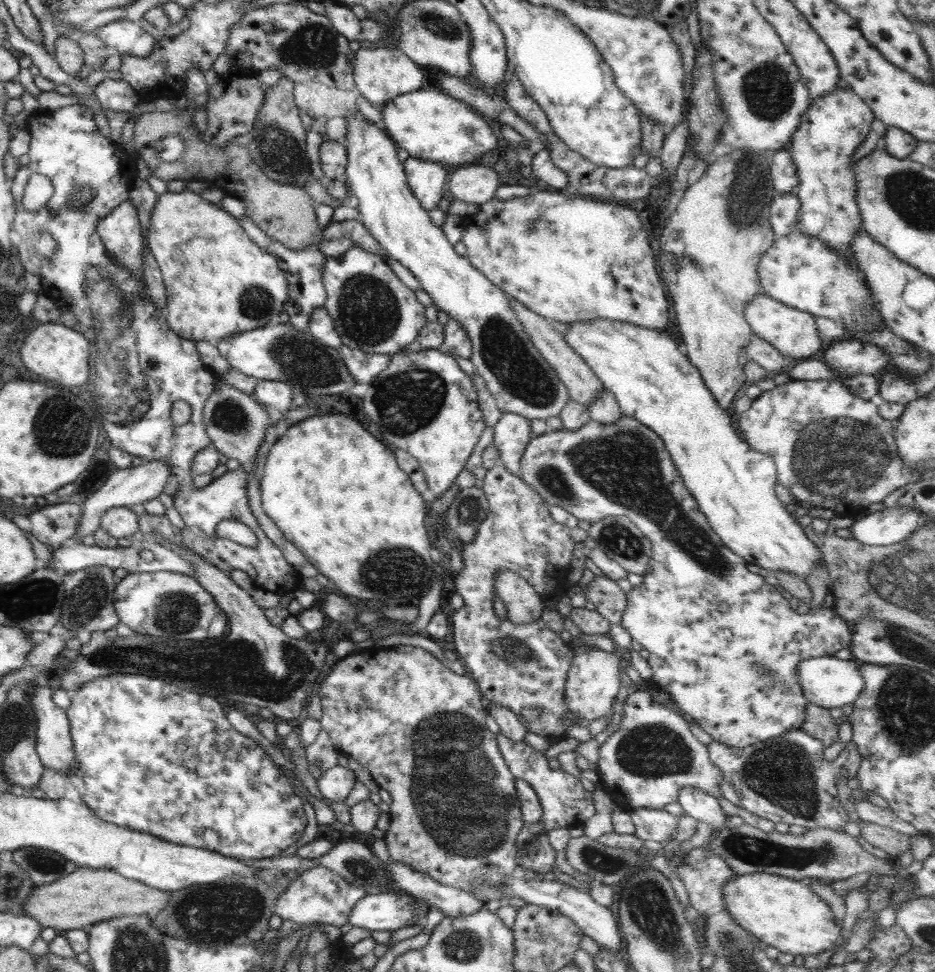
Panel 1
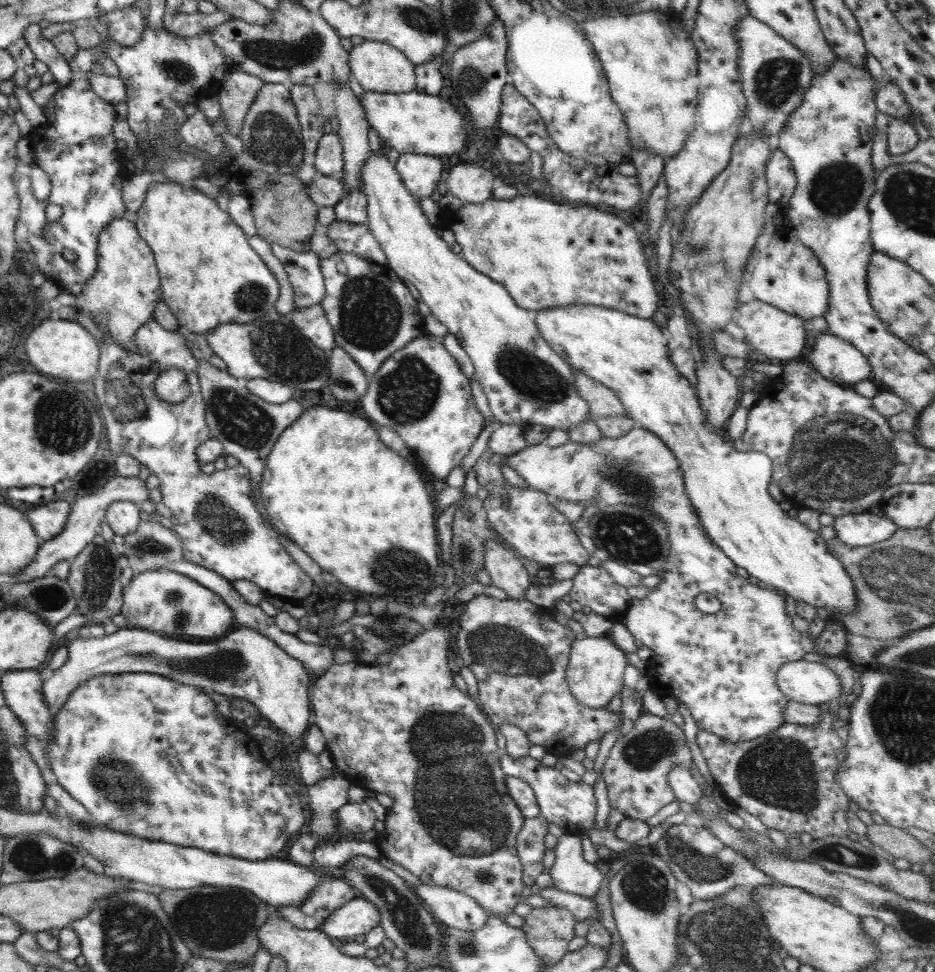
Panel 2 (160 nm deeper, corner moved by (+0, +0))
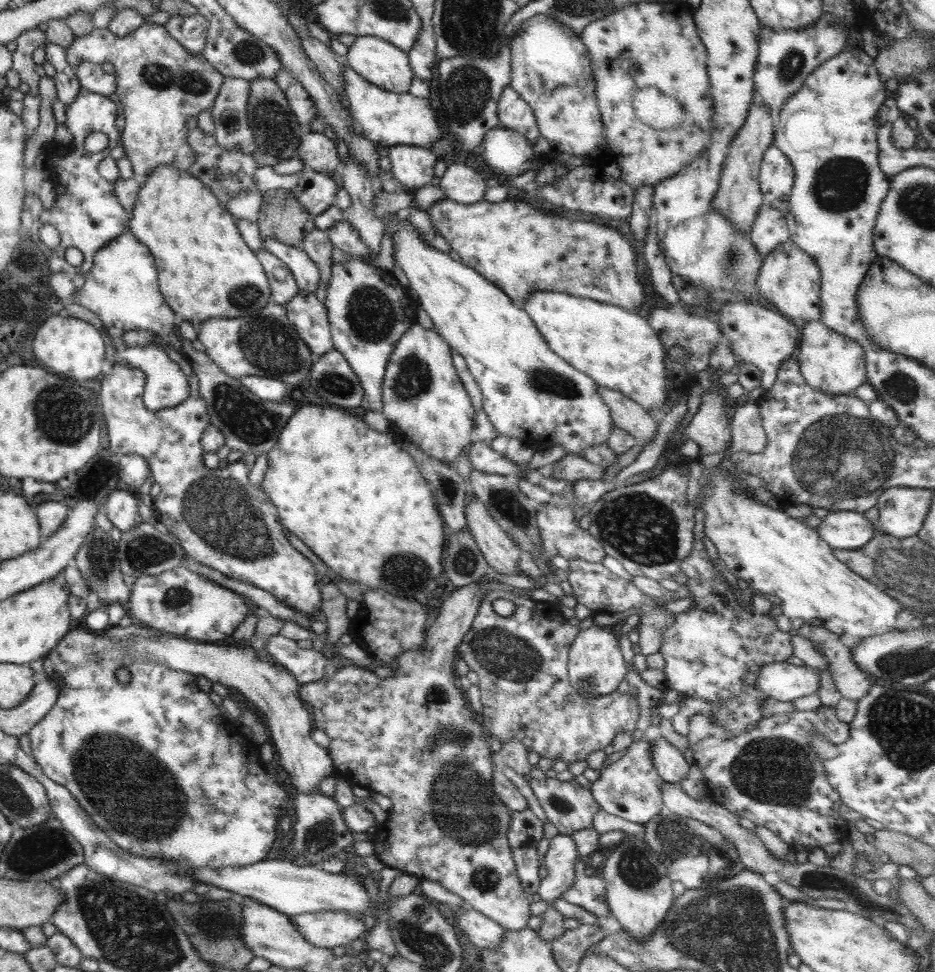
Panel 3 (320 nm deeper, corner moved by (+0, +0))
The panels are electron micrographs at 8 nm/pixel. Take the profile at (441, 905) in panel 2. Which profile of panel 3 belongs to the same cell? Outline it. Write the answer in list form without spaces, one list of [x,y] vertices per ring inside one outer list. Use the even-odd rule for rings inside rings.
[[[468,906],[458,912],[453,911],[468,940],[478,948],[497,948],[501,945],[506,931],[497,922]]]

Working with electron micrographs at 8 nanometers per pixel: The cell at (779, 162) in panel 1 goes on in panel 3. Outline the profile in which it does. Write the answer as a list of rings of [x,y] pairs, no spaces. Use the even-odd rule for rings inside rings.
[[[774,145],[764,152],[759,170],[759,183],[764,204],[783,212],[788,207],[794,182],[794,168]]]

